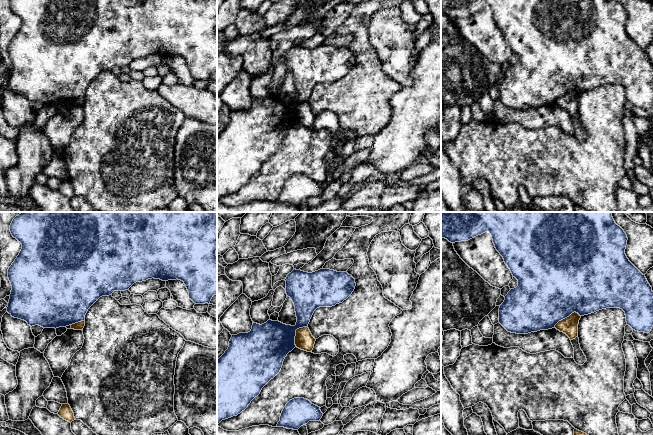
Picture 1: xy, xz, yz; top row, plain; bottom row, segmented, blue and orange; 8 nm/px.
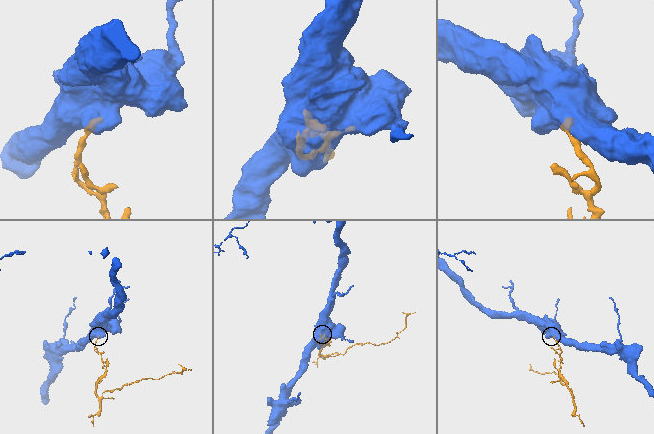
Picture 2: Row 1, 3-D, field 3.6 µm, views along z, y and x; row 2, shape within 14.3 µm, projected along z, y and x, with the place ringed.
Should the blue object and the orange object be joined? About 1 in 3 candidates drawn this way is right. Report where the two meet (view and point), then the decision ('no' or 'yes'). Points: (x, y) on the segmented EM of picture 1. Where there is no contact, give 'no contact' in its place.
xz (295, 333) | no

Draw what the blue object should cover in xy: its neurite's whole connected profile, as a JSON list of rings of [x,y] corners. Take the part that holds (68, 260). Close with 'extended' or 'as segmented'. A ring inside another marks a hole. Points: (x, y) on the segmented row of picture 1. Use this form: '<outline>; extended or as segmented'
[[[22,212],[13,219],[10,232],[22,244],[22,249],[8,269],[12,290],[7,312],[14,318],[26,321],[31,327],[39,325],[56,329],[84,321],[88,309],[100,297],[109,296],[114,291],[128,290],[134,283],[152,278],[183,281],[189,299],[195,304],[209,304],[217,294],[217,212]]]; as segmented

